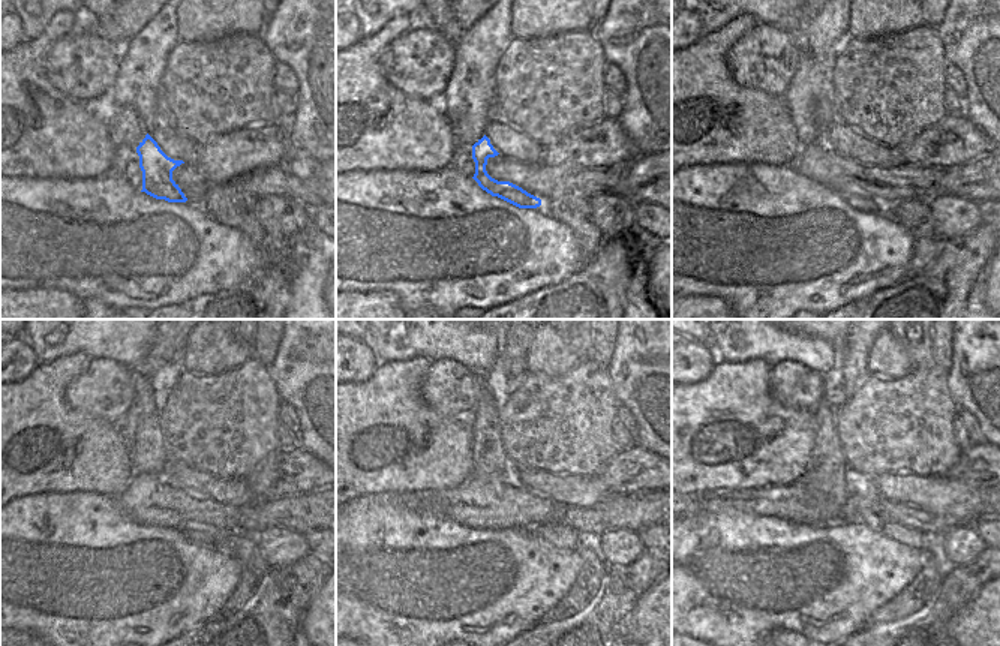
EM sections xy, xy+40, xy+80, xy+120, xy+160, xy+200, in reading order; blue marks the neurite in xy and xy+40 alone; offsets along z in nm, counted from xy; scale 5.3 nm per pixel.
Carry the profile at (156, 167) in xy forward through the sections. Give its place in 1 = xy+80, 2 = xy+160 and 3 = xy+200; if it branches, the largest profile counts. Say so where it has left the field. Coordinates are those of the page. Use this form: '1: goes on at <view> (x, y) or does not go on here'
1: goes on at xy+80 (858, 201)
2: goes on at xy+160 (561, 535)
3: goes on at xy+200 (907, 537)

